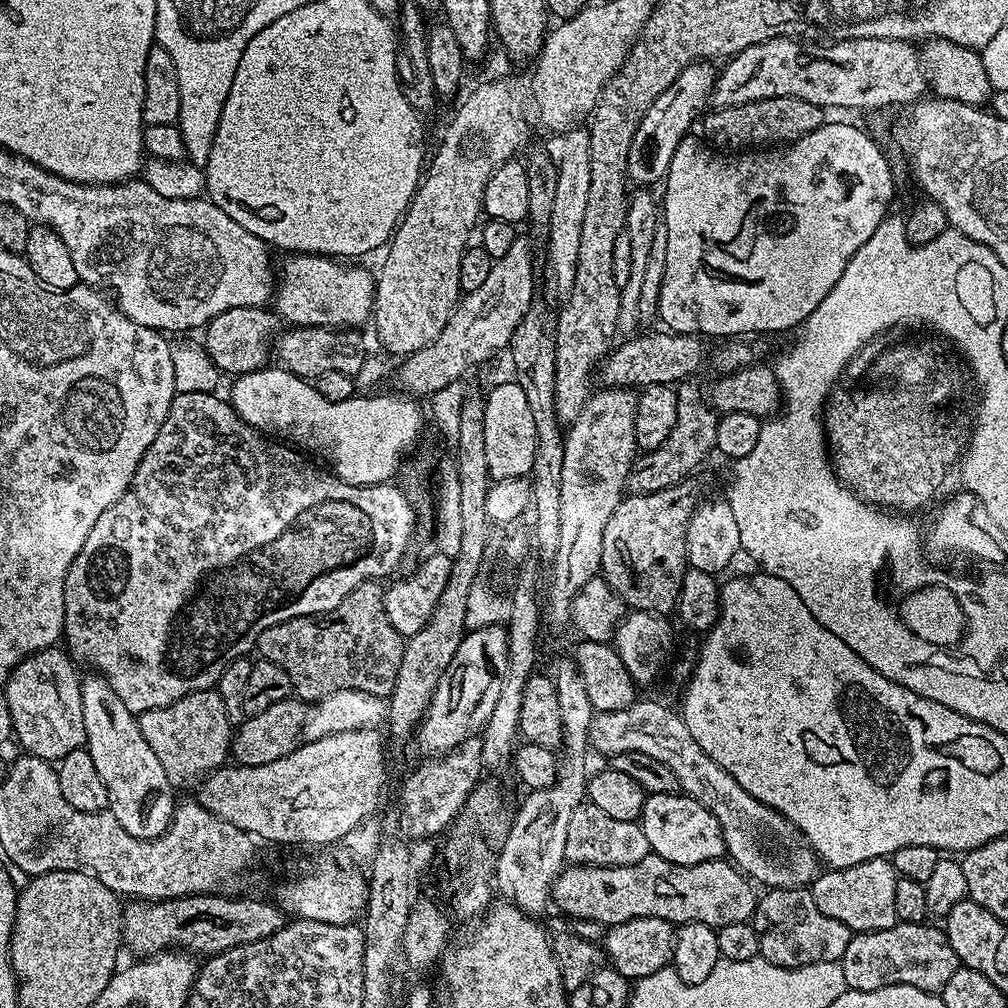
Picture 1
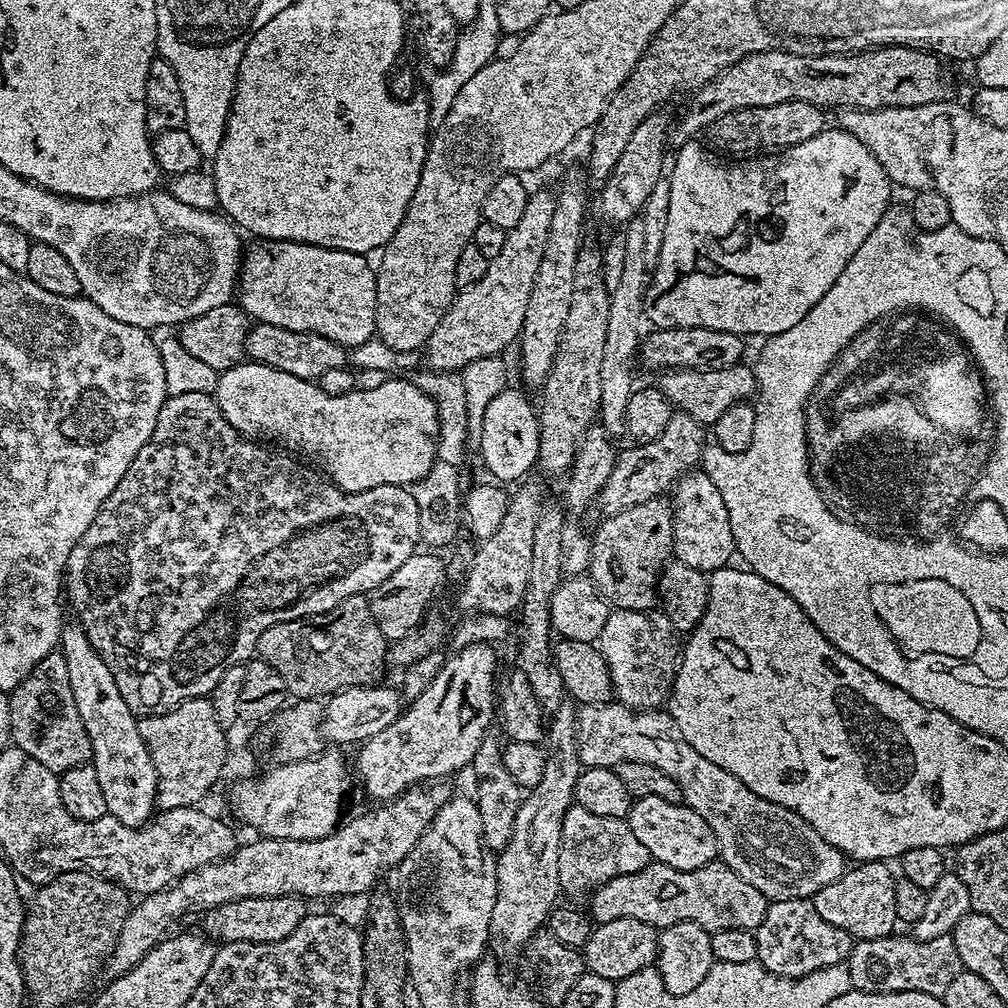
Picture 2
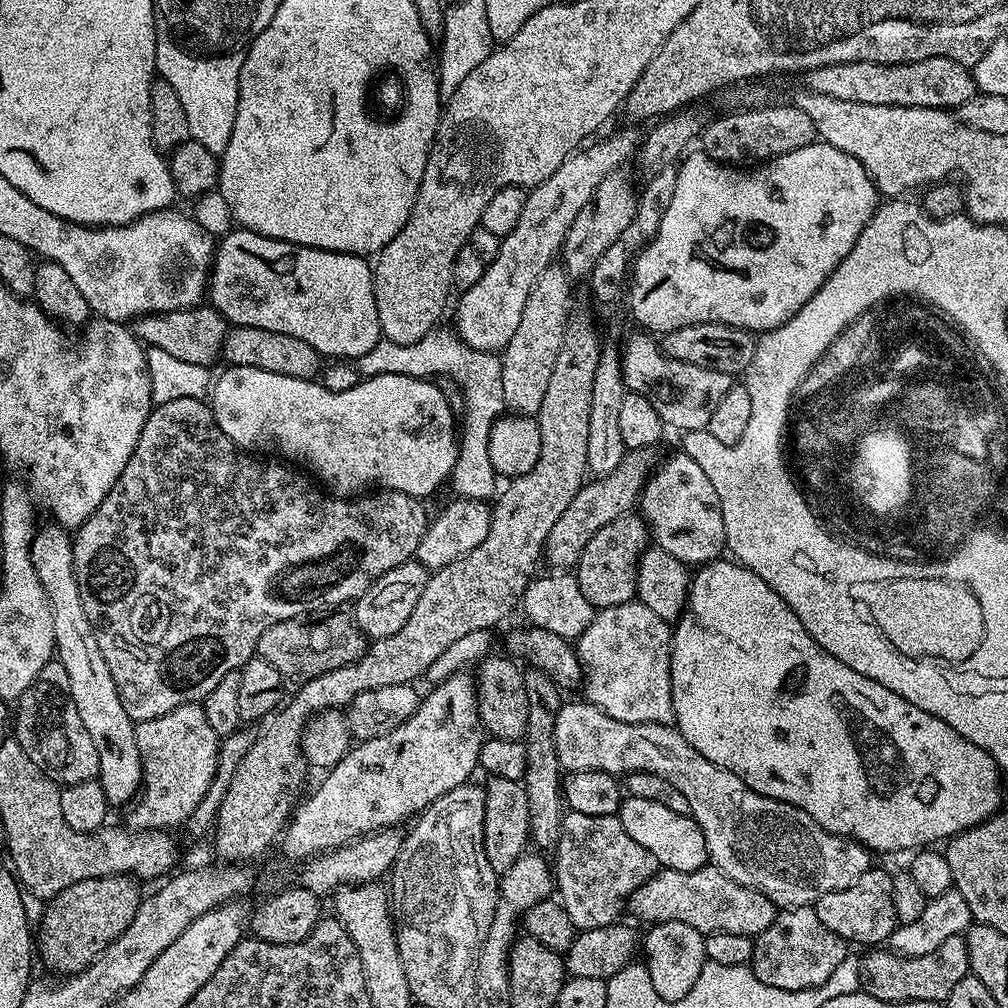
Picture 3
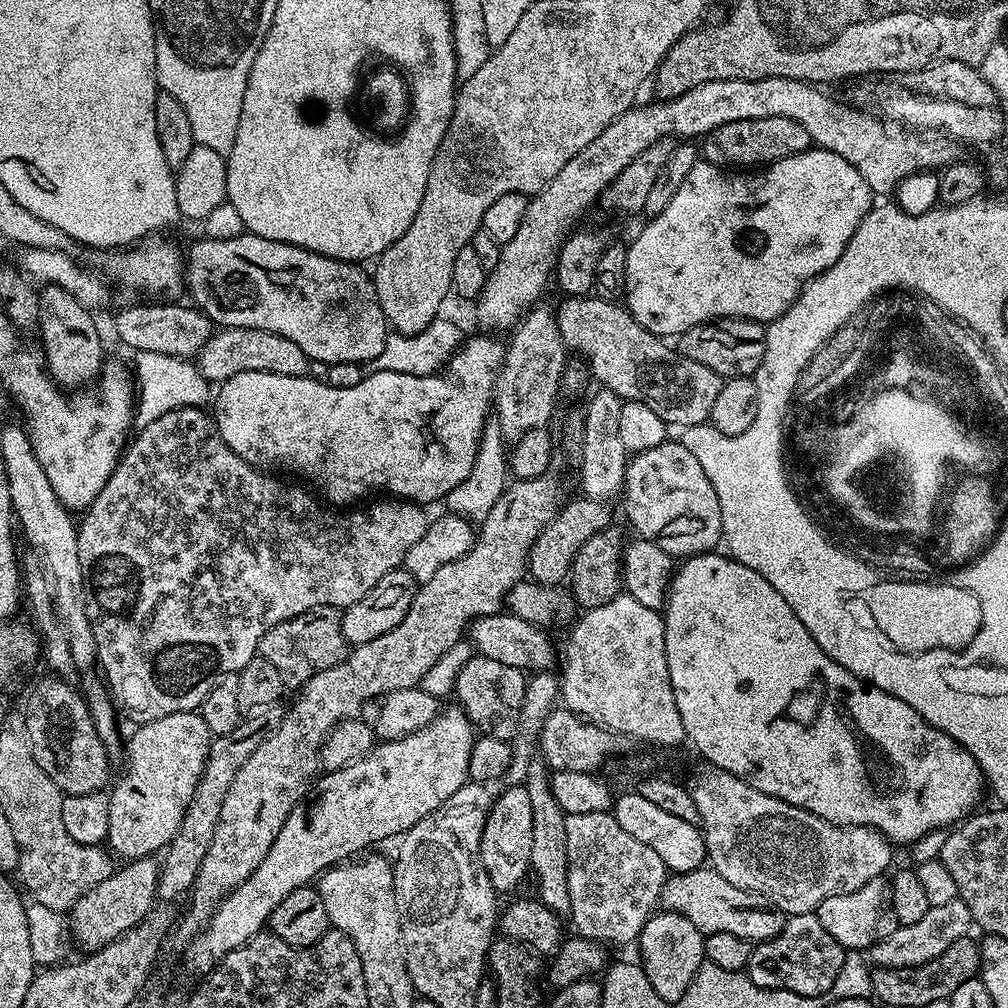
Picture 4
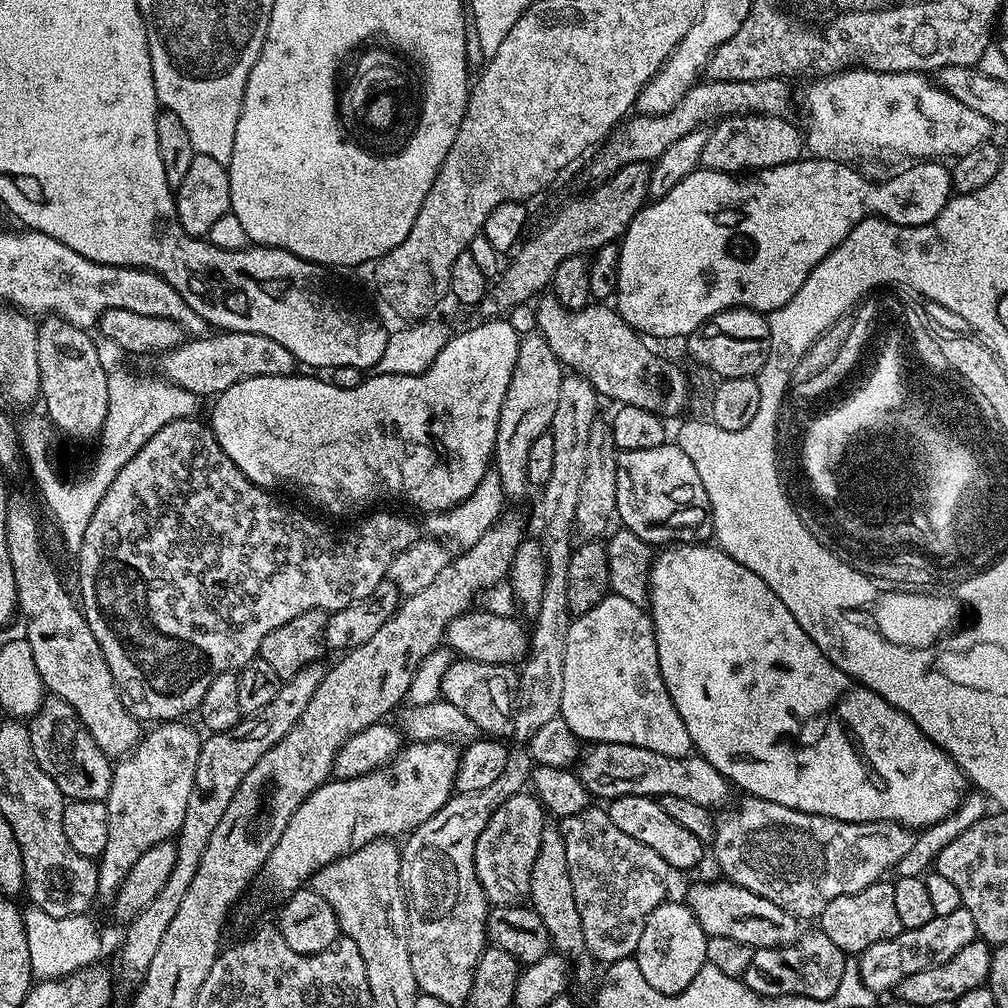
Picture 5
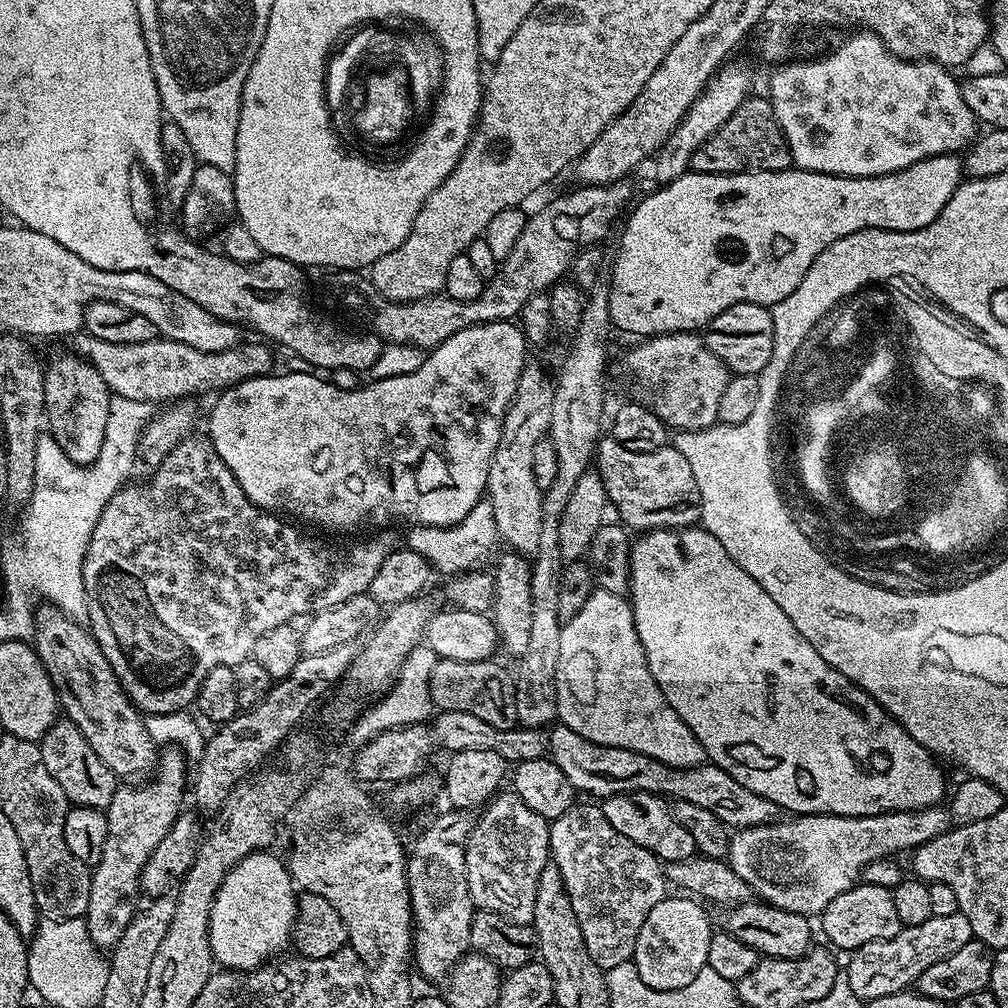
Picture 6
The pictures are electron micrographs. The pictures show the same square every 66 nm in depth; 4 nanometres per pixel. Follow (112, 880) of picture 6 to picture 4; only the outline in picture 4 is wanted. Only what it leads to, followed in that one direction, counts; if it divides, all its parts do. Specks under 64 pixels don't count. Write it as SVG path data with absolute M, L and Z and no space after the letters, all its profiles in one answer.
M199 711L166 714L166 718L145 720L139 727L126 740L128 772L121 774L116 785L111 785L108 798L110 830L106 844L124 862L159 853L178 834L214 739Z

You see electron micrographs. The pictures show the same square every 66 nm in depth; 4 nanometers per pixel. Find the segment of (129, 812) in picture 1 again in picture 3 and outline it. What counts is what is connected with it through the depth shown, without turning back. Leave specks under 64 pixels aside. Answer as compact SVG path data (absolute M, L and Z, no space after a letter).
M59 526L44 528L35 533L32 540L32 564L36 570L44 589L48 591L48 601L54 614L54 642L56 643L55 659L66 666L66 678L70 678L70 692L72 701L78 706L78 714L94 741L94 748L98 750L98 766L100 770L99 781L102 790L106 790L106 798L109 805L124 804L128 806L137 799L138 793L144 783L144 767L138 750L138 738L136 737L136 724L126 714L126 706L120 697L120 691L116 685L116 673L110 670L102 650L98 646L98 638L94 638L94 630L90 618L86 618L86 606L82 606L82 594L78 590L78 578L74 554L72 553L73 537L65 529Z

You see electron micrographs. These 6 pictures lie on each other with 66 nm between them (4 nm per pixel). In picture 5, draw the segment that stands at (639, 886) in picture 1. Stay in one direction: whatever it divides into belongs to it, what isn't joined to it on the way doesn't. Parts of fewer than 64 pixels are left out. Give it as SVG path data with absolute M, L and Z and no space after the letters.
M727 878L719 879L694 885L686 897L688 909L694 918L698 918L708 937L734 938L738 942L746 942L746 946L754 950L781 948L795 942L802 931L801 925L796 925L799 924L797 917L782 910L782 906L774 906L774 902L770 902L770 898L762 898L762 894L754 894Z

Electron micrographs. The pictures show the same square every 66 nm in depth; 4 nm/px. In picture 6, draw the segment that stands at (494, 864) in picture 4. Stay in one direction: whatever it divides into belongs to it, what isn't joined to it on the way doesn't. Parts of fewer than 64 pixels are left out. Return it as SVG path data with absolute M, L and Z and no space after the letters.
M514 794L499 797L497 802L489 803L482 818L475 823L464 847L466 858L467 889L473 905L479 911L496 912L515 924L531 925L534 901L537 898L538 878L550 862L549 821L536 814Z

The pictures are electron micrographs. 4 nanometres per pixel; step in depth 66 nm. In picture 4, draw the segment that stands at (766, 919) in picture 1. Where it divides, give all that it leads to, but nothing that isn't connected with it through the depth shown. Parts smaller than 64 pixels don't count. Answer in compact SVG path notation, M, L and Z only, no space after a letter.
M803 912L797 916L788 916L777 936L761 940L753 947L746 975L758 986L770 990L790 990L794 994L803 996L827 997L834 986L834 978L838 978L838 970L842 970L845 951L843 946L834 942L834 937L827 932L826 926L822 926L815 912Z

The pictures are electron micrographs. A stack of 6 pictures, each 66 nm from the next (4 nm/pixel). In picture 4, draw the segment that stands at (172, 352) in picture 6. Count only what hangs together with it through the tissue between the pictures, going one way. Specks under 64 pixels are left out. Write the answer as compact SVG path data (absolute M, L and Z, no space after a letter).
M220 328L213 331L206 346L202 346L198 367L209 382L223 382L243 372L303 376L309 371L310 361L306 354L302 354L302 346L290 342L290 338L282 338L282 334L270 334L270 330Z

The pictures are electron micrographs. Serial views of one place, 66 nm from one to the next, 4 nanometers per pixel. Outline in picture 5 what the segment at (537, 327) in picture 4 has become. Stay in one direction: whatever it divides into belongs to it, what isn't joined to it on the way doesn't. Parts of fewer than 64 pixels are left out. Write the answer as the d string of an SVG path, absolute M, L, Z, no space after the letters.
M538 334L531 335L520 340L514 372L510 374L510 386L498 418L496 445L492 451L494 471L508 498L524 496L530 491L526 458L530 458L530 446L534 446L539 436L545 435L552 427L554 409L558 407L558 390L562 390L566 375L554 350L550 350L550 342Z

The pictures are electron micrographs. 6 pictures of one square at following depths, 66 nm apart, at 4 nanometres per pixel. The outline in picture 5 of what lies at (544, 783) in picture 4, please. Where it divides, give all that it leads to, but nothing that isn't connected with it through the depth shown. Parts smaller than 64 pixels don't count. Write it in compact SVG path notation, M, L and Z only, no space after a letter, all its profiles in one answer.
M545 823L542 830L538 856L534 859L533 870L530 871L527 899L538 918L542 918L542 923L552 939L553 949L574 964L576 960L575 975L576 972L580 976L590 975L594 961L584 946L582 918L578 918L578 902L574 902L574 886L570 883L570 865L566 863L566 844L555 823Z

